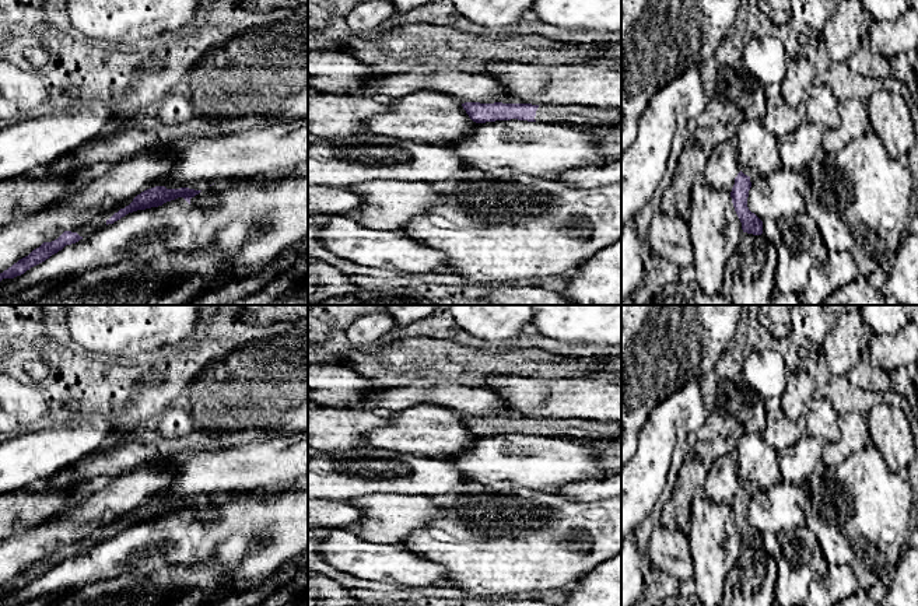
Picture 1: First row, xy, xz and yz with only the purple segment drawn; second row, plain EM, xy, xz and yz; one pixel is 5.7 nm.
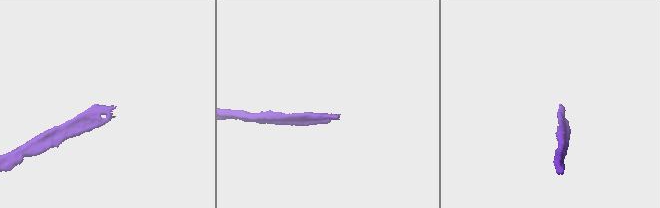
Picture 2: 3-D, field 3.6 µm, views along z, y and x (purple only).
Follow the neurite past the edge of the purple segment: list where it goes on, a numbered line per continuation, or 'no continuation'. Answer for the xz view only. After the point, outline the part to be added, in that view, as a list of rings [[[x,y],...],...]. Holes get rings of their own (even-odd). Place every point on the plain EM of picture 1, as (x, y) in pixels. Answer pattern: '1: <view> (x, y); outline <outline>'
1: xz (589, 430); outline [[[539,418],[535,434],[542,437],[609,441],[621,438],[621,421],[603,423],[582,418]]]

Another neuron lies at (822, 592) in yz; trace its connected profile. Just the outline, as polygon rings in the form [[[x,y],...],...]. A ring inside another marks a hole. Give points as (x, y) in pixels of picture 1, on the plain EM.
[[[840,564],[830,574],[813,579],[803,606],[834,606],[856,589],[859,589],[856,571],[847,564]]]

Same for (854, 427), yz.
[[[861,411],[840,416],[840,430],[840,439],[827,442],[823,448],[823,463],[828,467],[838,466],[870,442],[868,416]]]

